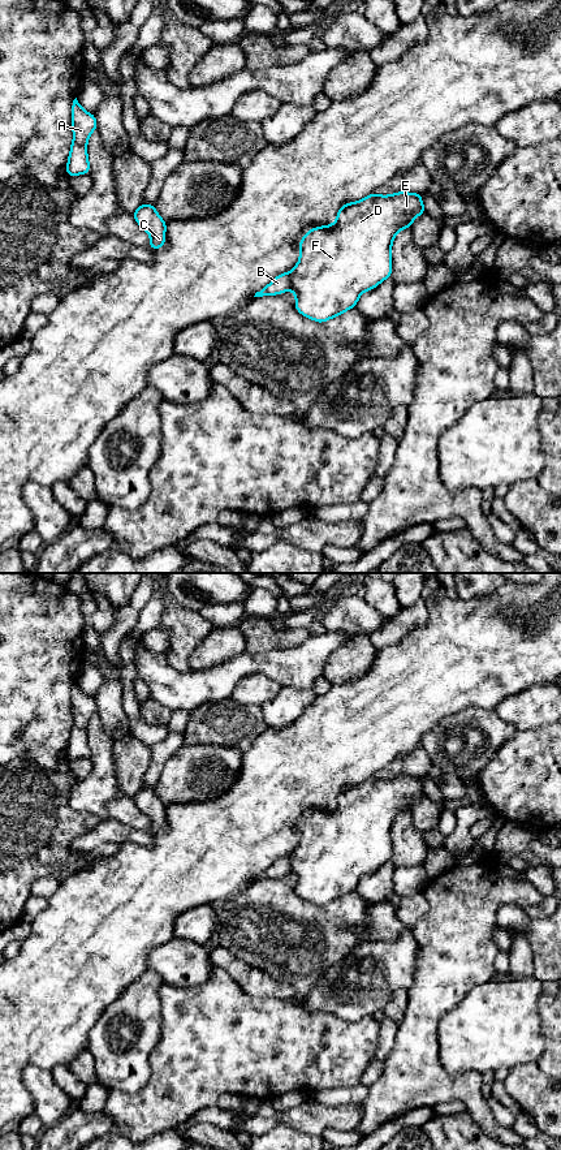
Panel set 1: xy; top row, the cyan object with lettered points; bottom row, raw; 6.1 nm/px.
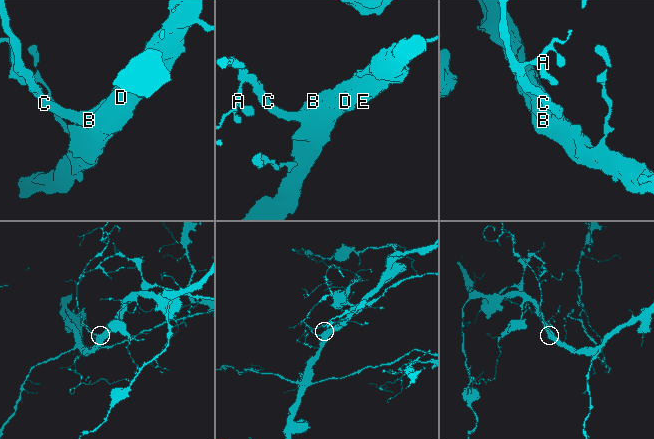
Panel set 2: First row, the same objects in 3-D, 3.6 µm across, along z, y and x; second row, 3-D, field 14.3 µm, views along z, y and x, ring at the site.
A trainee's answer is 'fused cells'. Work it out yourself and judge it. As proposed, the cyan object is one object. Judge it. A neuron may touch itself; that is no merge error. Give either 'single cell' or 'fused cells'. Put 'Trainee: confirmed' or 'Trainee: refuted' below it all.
fused cells
Trainee: confirmed

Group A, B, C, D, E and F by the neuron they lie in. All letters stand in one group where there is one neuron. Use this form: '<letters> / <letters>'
A C D E F / B

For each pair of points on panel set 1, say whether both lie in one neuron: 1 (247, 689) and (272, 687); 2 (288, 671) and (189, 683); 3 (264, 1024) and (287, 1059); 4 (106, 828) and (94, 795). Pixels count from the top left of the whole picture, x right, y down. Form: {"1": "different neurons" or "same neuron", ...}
{"1": "same neuron", "2": "same neuron", "3": "same neuron", "4": "different neurons"}

